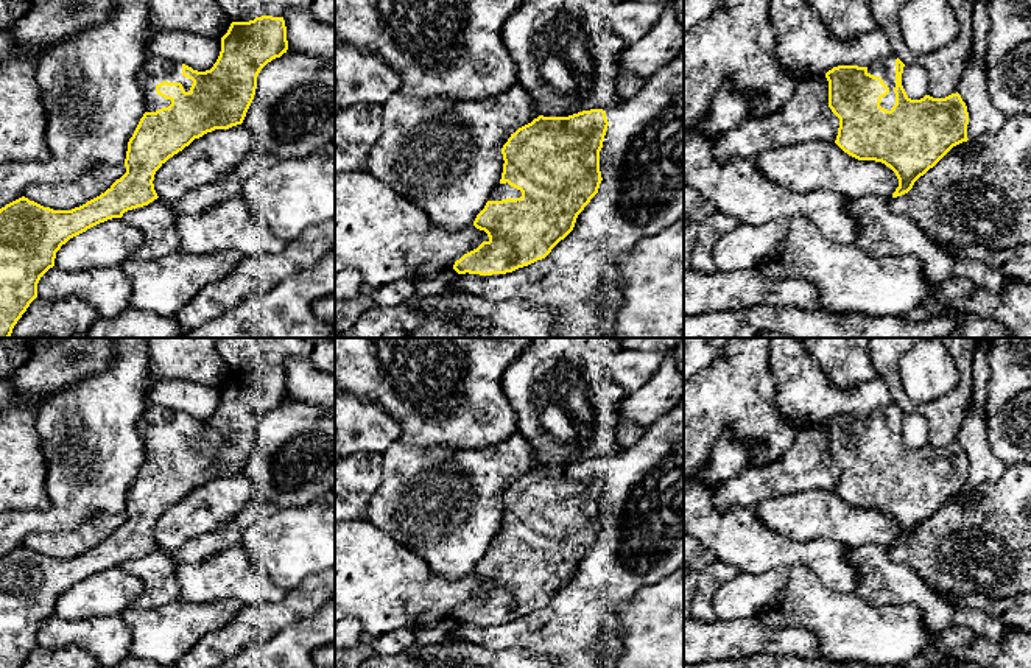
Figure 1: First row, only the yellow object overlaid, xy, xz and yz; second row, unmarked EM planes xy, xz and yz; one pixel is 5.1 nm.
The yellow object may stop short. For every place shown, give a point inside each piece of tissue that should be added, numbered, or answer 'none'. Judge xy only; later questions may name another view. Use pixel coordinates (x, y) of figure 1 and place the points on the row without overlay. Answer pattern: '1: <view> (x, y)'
1: xy (156, 419)

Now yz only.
1: yz (885, 416)

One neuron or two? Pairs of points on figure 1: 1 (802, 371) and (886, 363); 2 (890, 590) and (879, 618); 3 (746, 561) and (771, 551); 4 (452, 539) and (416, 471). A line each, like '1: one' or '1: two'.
1: two
2: two
3: one
4: one

